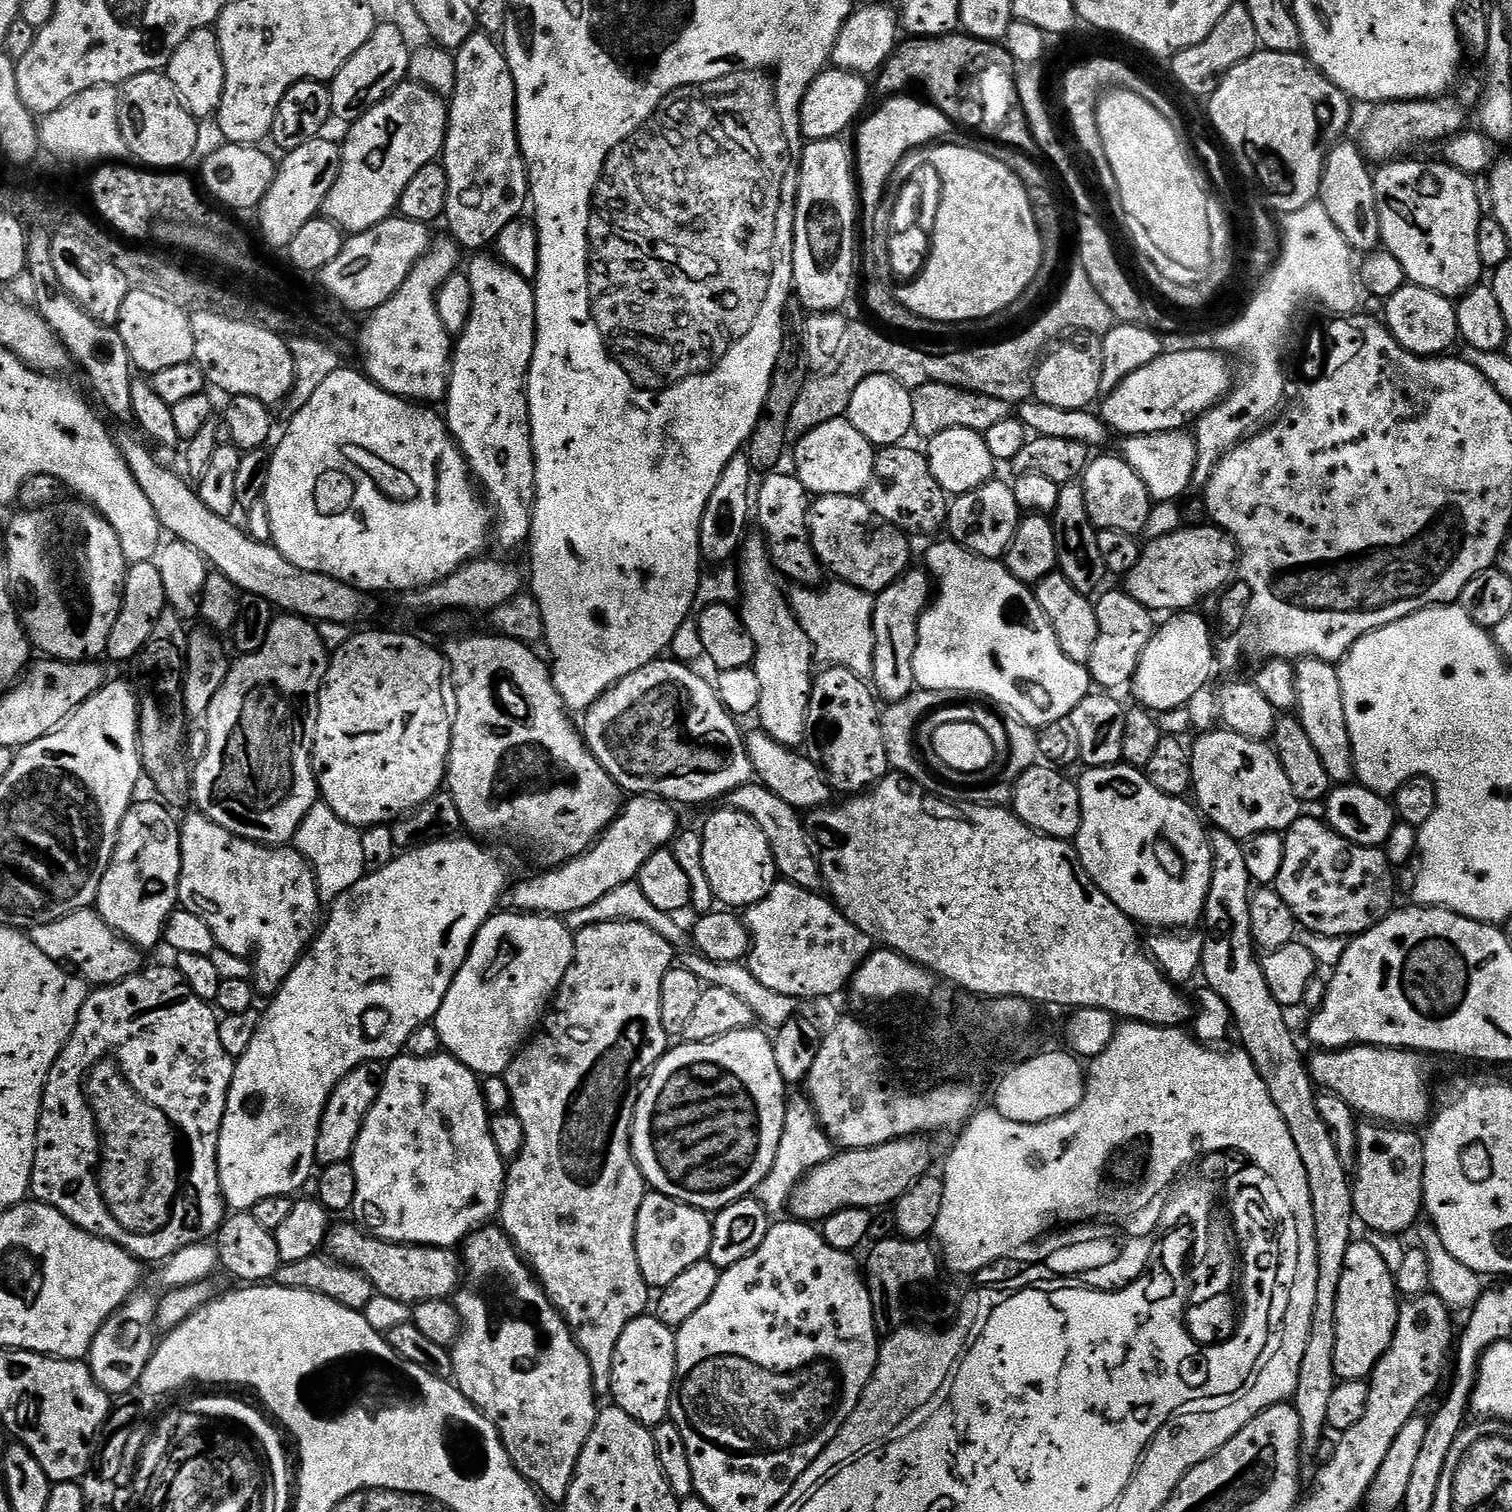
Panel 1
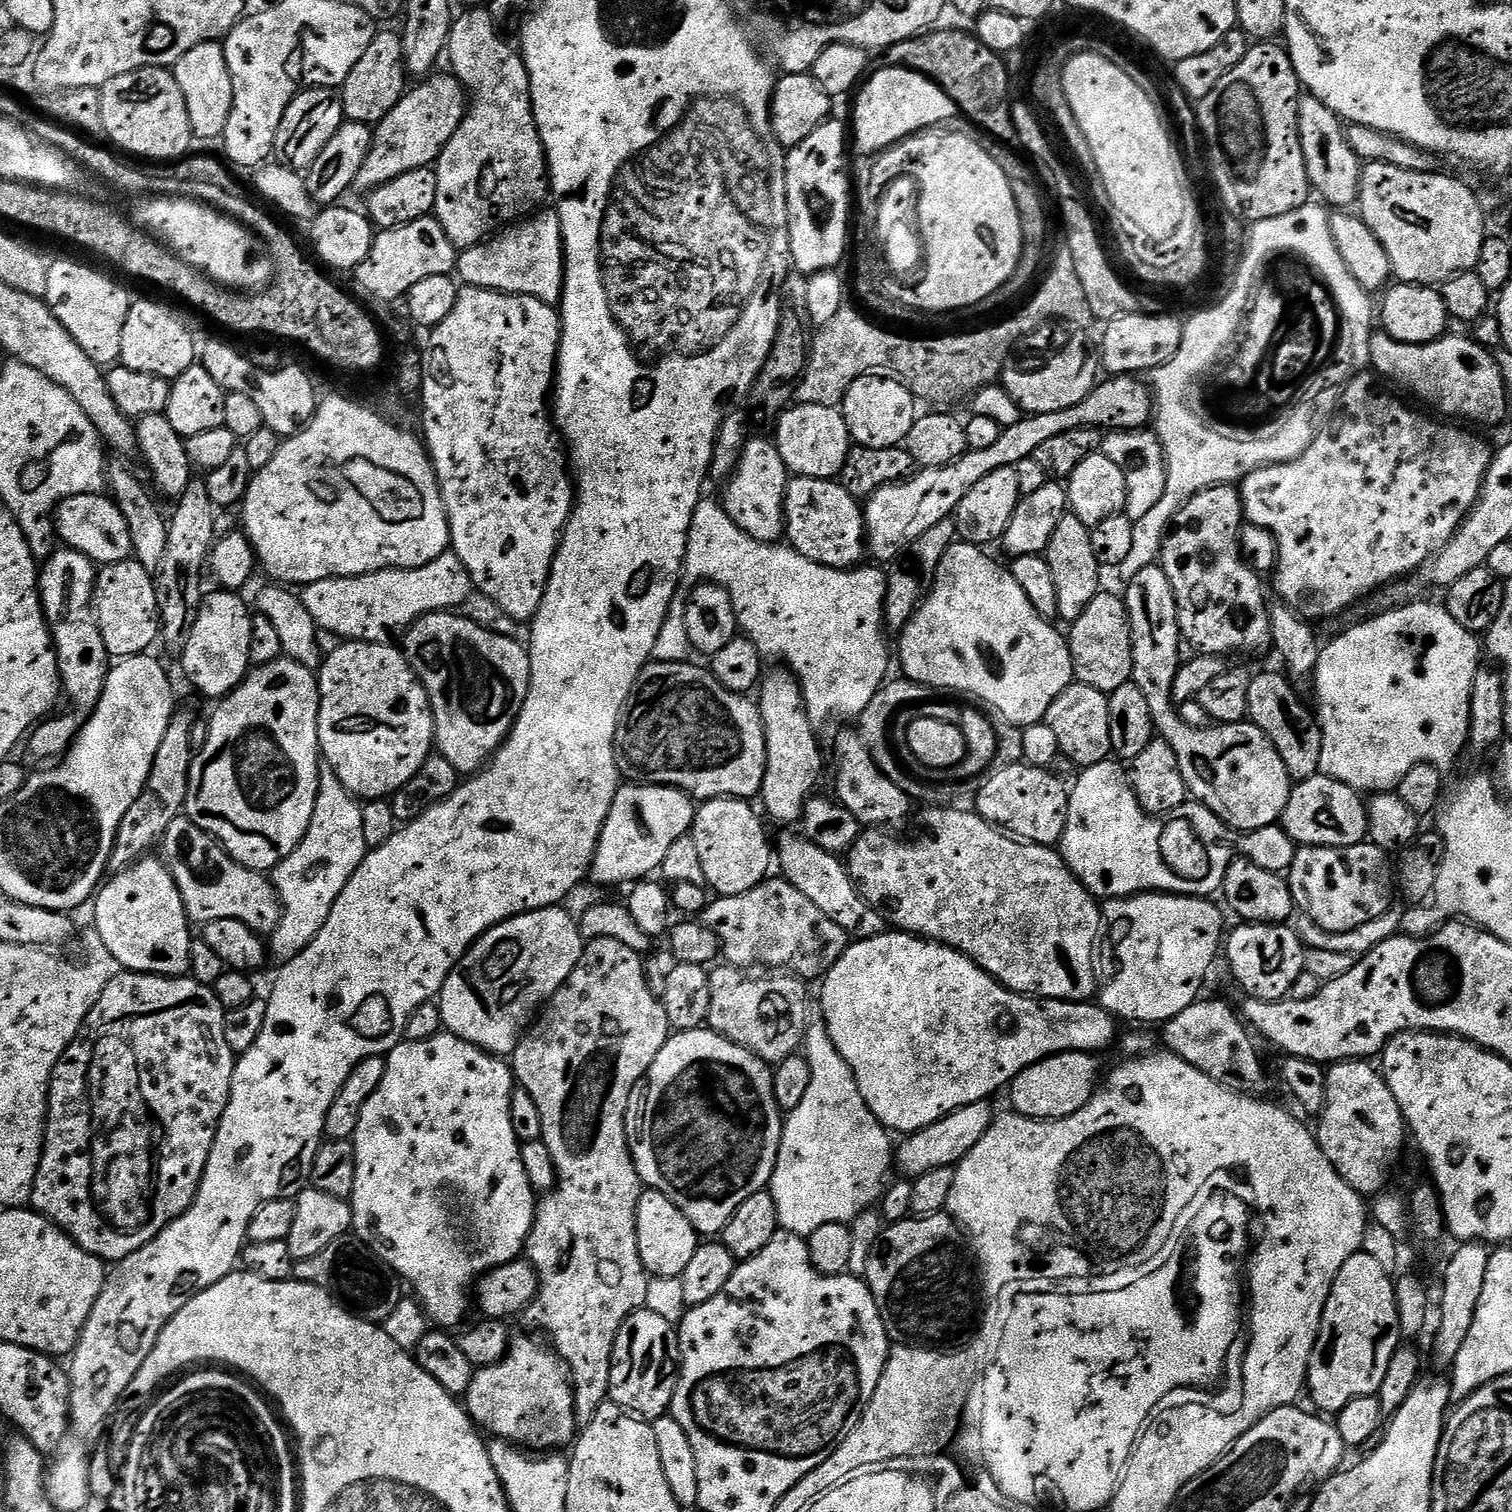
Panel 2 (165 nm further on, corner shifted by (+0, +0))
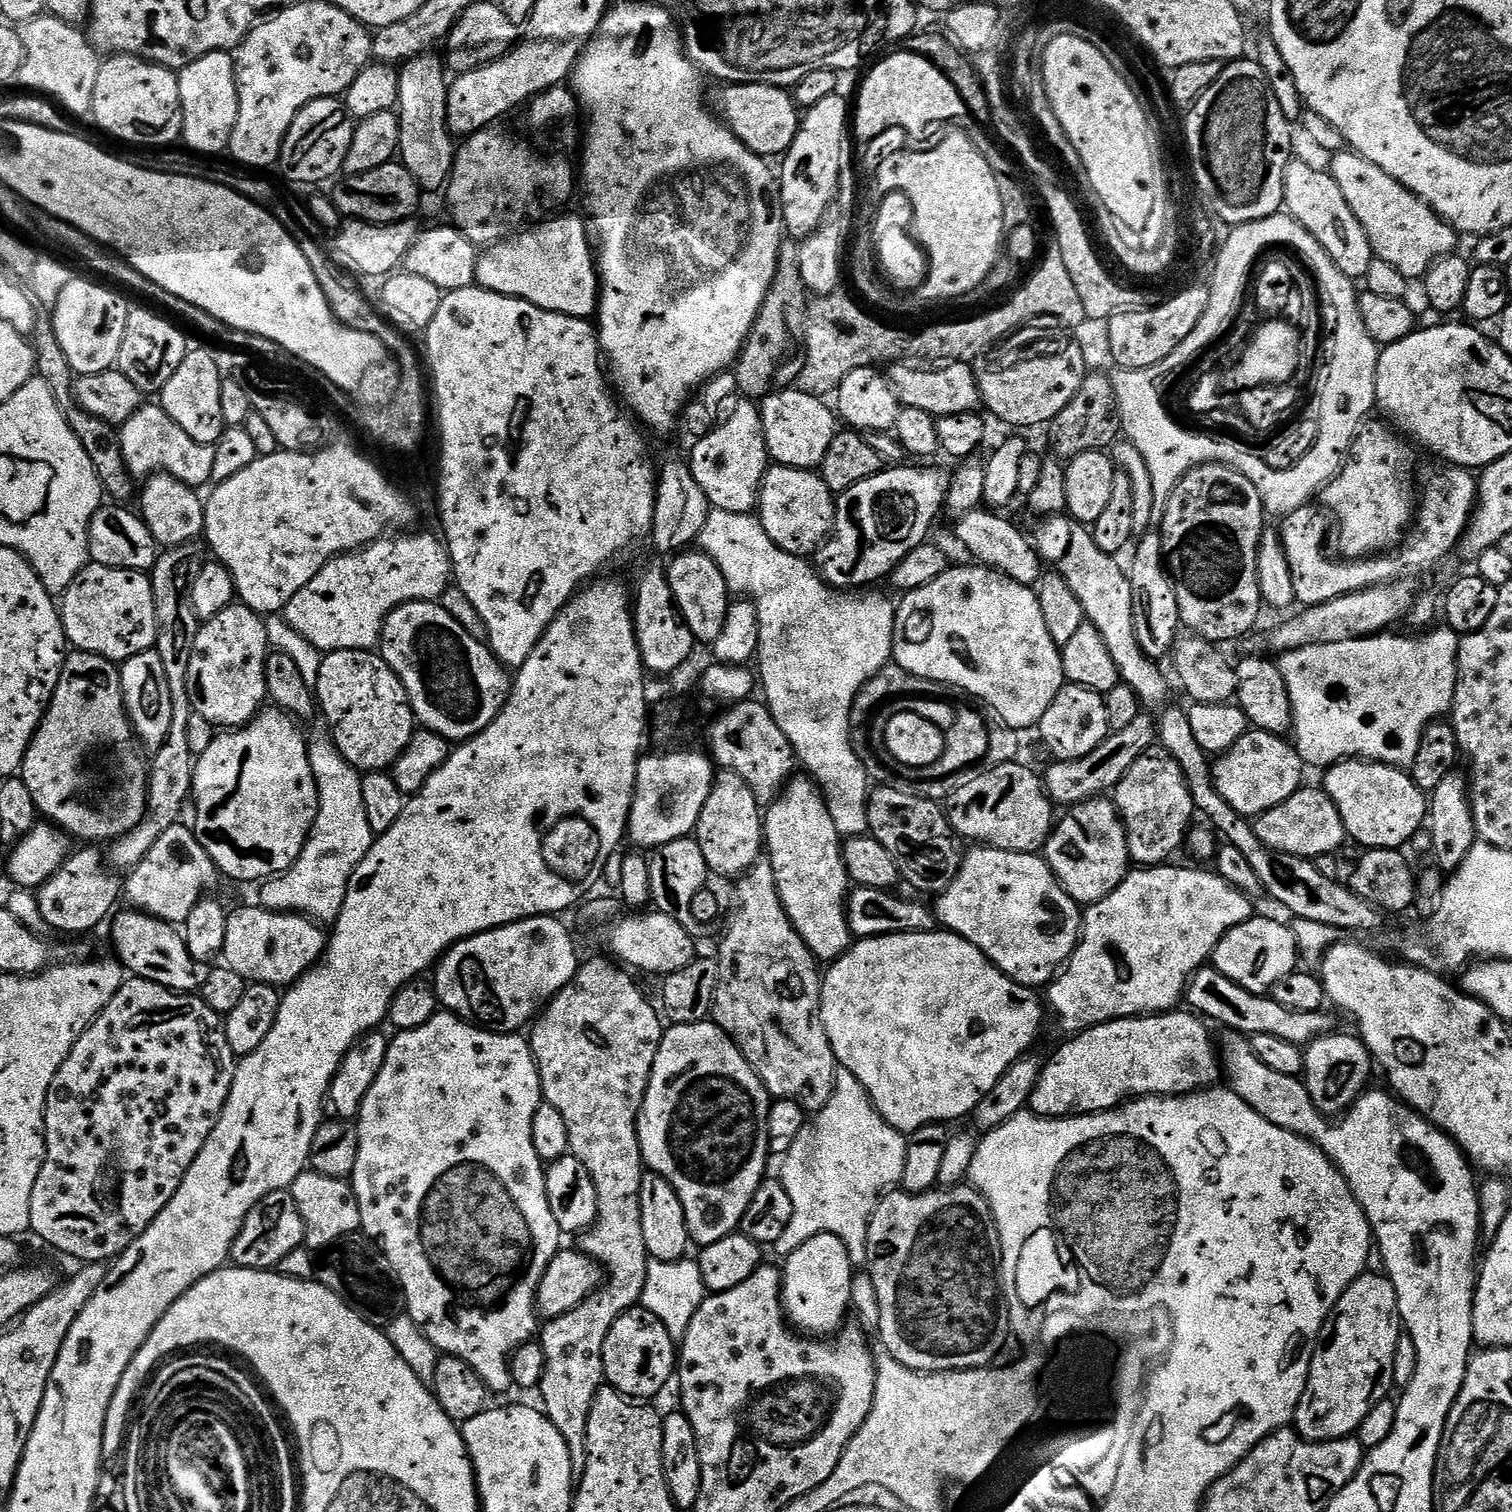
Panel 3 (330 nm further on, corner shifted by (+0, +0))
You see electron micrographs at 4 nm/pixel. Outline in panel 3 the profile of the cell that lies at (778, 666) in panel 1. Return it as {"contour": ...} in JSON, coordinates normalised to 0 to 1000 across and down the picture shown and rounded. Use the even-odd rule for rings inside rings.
{"contour":[[[524,513],[516,526],[507,532],[504,542],[507,568],[512,573],[516,596],[525,615],[528,615],[540,636],[553,635],[565,624],[561,612],[562,583],[558,572],[557,554],[552,546],[552,541],[549,541],[545,524],[534,513]]]}

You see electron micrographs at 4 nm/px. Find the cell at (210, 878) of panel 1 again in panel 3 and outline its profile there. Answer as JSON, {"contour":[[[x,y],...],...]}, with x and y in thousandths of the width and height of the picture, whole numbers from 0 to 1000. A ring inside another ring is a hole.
{"contour":[[[117,544],[104,554],[104,557],[99,560],[99,563],[94,567],[90,574],[84,577],[83,581],[85,582],[83,581],[83,584],[81,585],[81,592],[87,597],[85,599],[89,603],[96,603],[97,606],[109,608],[110,611],[114,612],[120,612],[123,610],[123,607],[126,607],[126,602],[128,602],[130,597],[136,595],[136,591],[140,591],[138,589],[142,586],[143,582],[144,583],[144,577],[142,570],[132,559],[129,550],[125,546],[124,548],[122,544]]]}

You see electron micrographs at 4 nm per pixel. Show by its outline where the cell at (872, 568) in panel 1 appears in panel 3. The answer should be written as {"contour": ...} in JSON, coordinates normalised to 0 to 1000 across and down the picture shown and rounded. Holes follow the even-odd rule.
{"contour":[[[509,309],[503,320],[501,343],[511,358],[526,368],[536,368],[550,353],[553,339],[551,325],[542,313],[534,310]]]}

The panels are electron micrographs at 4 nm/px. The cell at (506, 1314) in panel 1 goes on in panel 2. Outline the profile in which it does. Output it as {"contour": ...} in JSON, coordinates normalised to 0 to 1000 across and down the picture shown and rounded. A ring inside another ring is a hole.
{"contour":[[[344,884],[342,886],[341,884],[337,888],[335,896],[328,902],[313,907],[311,919],[306,926],[313,942],[319,945],[323,950],[335,952],[347,959],[373,959],[370,958],[375,958],[380,953],[382,942],[380,933],[378,911],[376,909],[376,905],[372,899],[368,896],[367,894],[360,892],[357,889],[354,889],[349,884]]]}

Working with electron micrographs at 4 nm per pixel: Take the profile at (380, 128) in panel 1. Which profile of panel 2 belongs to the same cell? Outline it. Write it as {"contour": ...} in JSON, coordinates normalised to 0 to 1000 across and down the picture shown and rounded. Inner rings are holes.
{"contour":[[[288,50],[278,52],[276,58],[271,58],[261,73],[258,73],[258,75],[248,83],[246,98],[242,102],[242,107],[239,107],[239,112],[237,112],[235,120],[235,124],[239,124],[239,128],[245,127],[263,118],[263,115],[288,109],[295,94],[300,91],[300,86],[303,86],[308,73],[308,62],[303,51]]]}

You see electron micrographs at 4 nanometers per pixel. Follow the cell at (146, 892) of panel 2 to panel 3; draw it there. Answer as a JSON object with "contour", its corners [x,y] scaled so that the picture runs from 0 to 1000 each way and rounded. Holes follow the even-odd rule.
{"contour":[[[77,603],[73,608],[74,624],[77,626],[76,634],[79,635],[88,646],[106,651],[113,656],[129,657],[134,648],[131,643],[130,646],[131,638],[126,634],[126,628],[123,628],[121,618],[109,608],[97,606],[96,603],[84,603]]]}

